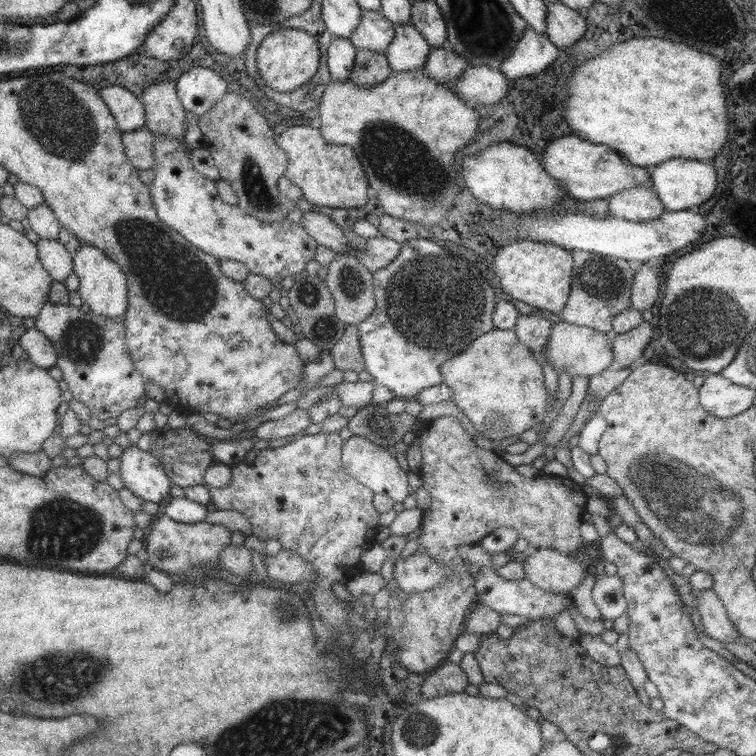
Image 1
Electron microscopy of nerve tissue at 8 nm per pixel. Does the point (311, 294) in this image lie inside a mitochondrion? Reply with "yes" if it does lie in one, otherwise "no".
yes

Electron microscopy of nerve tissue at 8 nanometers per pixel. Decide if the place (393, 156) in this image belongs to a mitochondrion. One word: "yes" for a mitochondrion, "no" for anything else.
yes

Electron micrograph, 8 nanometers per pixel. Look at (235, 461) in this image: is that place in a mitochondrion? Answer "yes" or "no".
no

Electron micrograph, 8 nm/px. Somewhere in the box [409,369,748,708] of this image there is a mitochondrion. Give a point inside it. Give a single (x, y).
(673, 494)

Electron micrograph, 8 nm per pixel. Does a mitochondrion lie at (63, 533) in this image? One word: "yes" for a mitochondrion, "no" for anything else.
yes

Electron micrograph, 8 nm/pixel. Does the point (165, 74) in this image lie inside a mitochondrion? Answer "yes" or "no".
no

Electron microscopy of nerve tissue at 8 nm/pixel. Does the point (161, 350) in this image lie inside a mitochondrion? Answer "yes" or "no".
no

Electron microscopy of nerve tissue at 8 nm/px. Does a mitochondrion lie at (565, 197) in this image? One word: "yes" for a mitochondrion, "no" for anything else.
no

